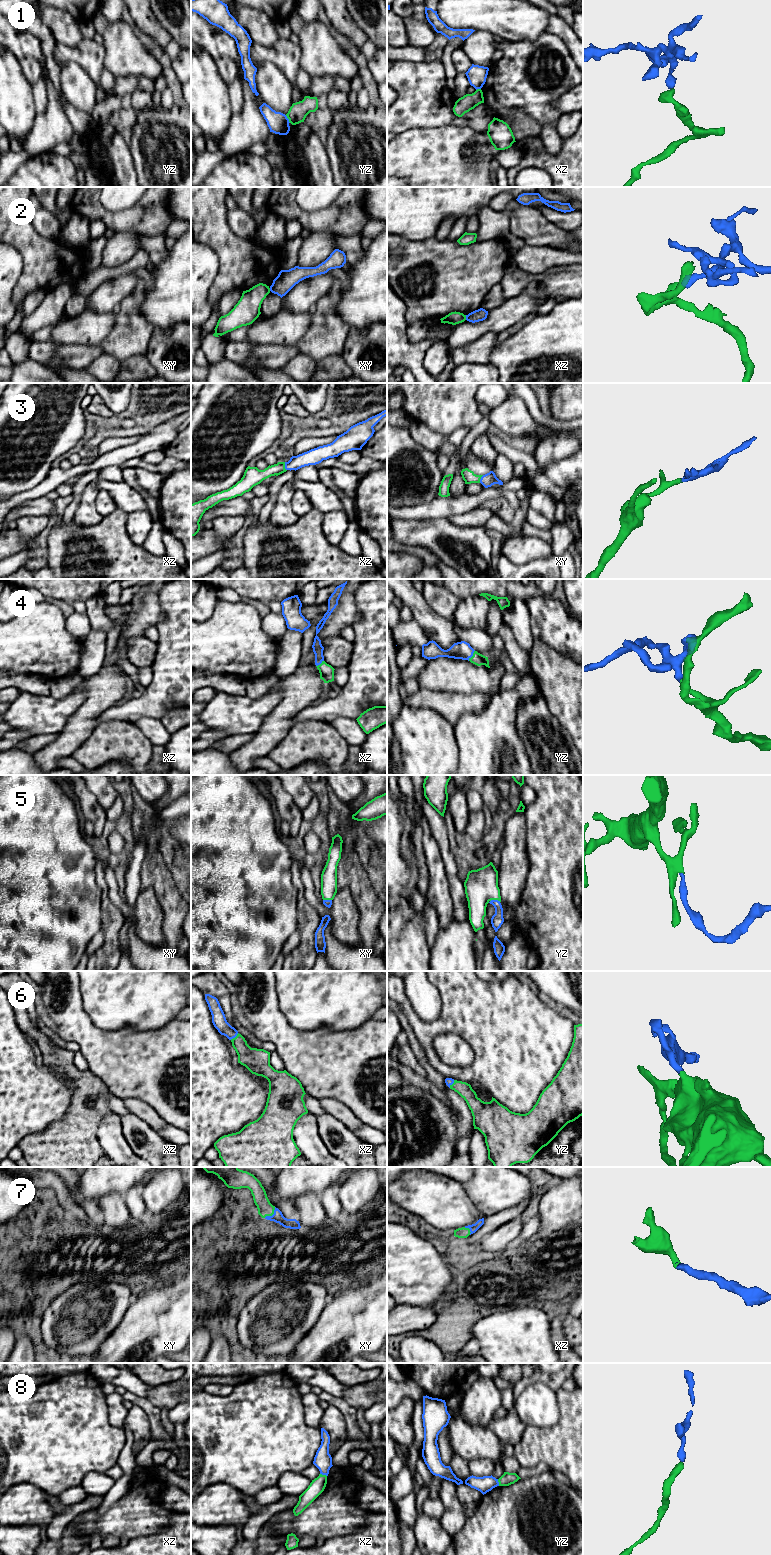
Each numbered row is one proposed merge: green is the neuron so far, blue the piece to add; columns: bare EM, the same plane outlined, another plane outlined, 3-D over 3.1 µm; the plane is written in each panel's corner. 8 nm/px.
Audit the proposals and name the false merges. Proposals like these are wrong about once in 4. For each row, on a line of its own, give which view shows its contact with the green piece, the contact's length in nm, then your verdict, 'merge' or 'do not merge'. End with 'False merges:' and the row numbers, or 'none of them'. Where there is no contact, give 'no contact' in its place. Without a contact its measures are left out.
1: contact in yz; length 80 nm; do not merge
2: contact in xz; length 40 nm; do not merge
3: contact in xz; length 70 nm; merge
4: contact in yz; length 100 nm; merge
5: contact in yz; length 100 nm; merge
6: contact in xz; length 90 nm; merge
7: contact in xy; length 130 nm; merge
8: contact in xz; length 60 nm; merge
False merges: 1, 2

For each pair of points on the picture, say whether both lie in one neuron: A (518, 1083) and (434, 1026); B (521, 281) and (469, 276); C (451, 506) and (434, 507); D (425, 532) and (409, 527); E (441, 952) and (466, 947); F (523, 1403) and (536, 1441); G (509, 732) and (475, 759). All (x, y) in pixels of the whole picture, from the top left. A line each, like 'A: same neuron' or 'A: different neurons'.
A: same neuron
B: different neurons
C: same neuron
D: same neuron
E: same neuron
F: different neurons
G: same neuron

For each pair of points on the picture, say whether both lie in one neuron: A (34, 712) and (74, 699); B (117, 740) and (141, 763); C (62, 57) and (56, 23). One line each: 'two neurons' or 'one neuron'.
A: one neuron
B: one neuron
C: two neurons

